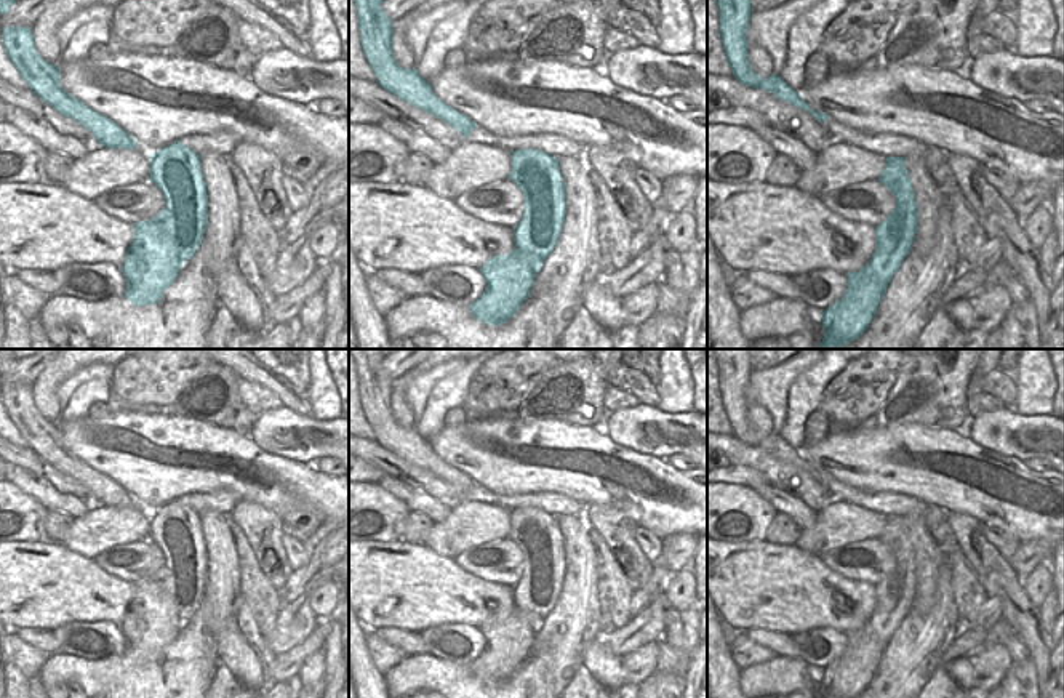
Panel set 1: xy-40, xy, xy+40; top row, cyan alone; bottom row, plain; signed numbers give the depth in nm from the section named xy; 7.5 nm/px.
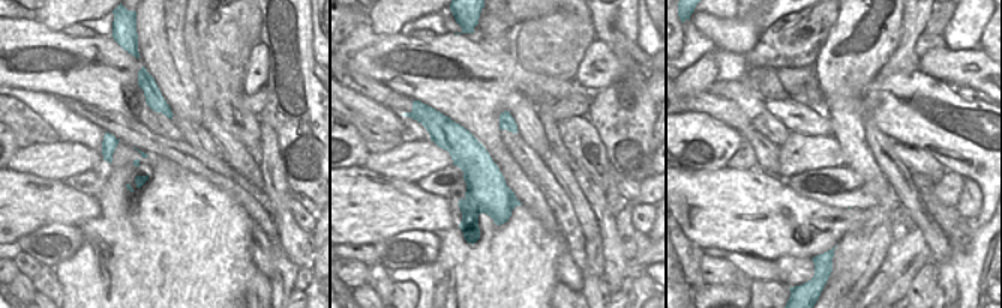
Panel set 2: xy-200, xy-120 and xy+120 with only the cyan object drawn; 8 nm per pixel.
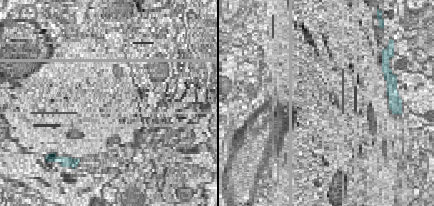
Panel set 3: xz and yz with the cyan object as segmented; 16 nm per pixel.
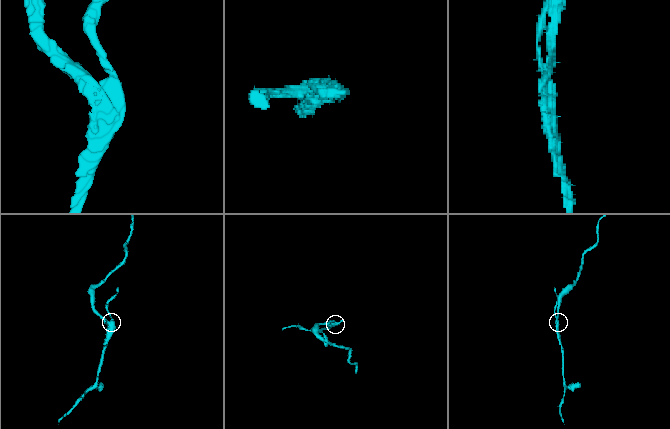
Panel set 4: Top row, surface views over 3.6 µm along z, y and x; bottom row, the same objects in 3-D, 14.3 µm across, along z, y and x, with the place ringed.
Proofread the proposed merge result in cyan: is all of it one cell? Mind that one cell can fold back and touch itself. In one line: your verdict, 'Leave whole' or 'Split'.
Split

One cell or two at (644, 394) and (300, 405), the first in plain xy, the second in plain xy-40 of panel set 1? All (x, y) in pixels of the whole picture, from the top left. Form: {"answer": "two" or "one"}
{"answer": "one"}

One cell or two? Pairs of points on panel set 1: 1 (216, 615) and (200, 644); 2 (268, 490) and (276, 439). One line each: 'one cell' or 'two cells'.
1: two cells
2: two cells

